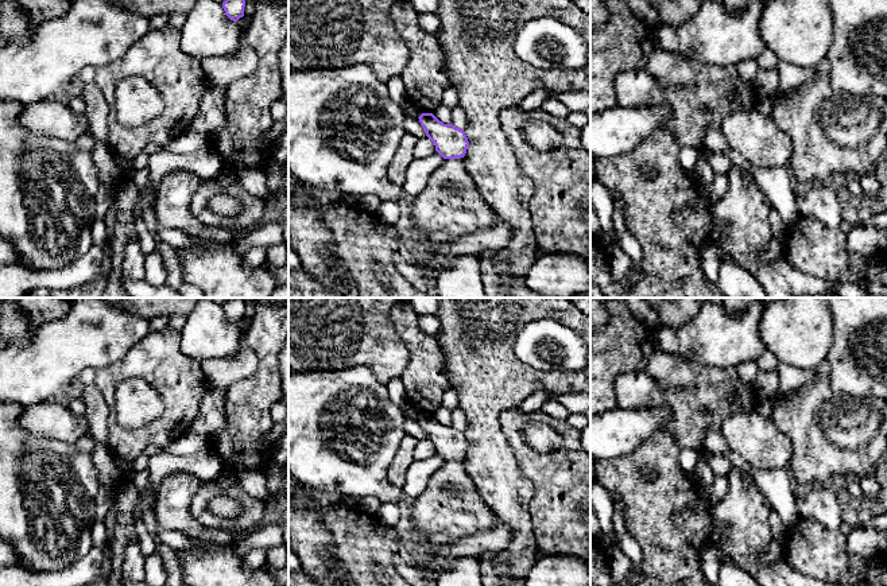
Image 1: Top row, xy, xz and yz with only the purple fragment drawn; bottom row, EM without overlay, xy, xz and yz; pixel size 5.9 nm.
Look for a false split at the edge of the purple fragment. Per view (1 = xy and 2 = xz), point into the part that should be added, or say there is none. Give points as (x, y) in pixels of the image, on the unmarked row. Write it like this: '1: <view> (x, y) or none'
1: none
2: none

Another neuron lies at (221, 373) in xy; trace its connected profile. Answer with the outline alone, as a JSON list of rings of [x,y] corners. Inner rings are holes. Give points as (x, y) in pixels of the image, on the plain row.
[[[244,318],[236,326],[240,330],[240,345],[232,357],[212,358],[201,362],[202,372],[209,387],[228,389],[232,384],[248,379],[256,372],[257,358],[245,342]]]

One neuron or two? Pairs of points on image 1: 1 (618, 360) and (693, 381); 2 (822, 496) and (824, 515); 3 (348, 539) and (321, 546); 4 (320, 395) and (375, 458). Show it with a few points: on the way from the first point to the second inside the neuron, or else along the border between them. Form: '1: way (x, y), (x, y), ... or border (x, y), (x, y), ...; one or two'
1: border (655, 346), (642, 369), (624, 371), (615, 380); two
2: way (822, 500), (824, 511); one
3: border (320, 513), (330, 534), (334, 571); two
4: way (341, 406), (355, 420), (370, 426), (375, 437); one

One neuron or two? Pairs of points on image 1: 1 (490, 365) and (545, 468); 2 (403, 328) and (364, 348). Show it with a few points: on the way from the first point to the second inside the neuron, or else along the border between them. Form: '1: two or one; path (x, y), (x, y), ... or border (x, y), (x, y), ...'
1: two; border (518, 406), (499, 415), (499, 430), (506, 438)
2: two; border (388, 311), (391, 325), (407, 349), (407, 361)

